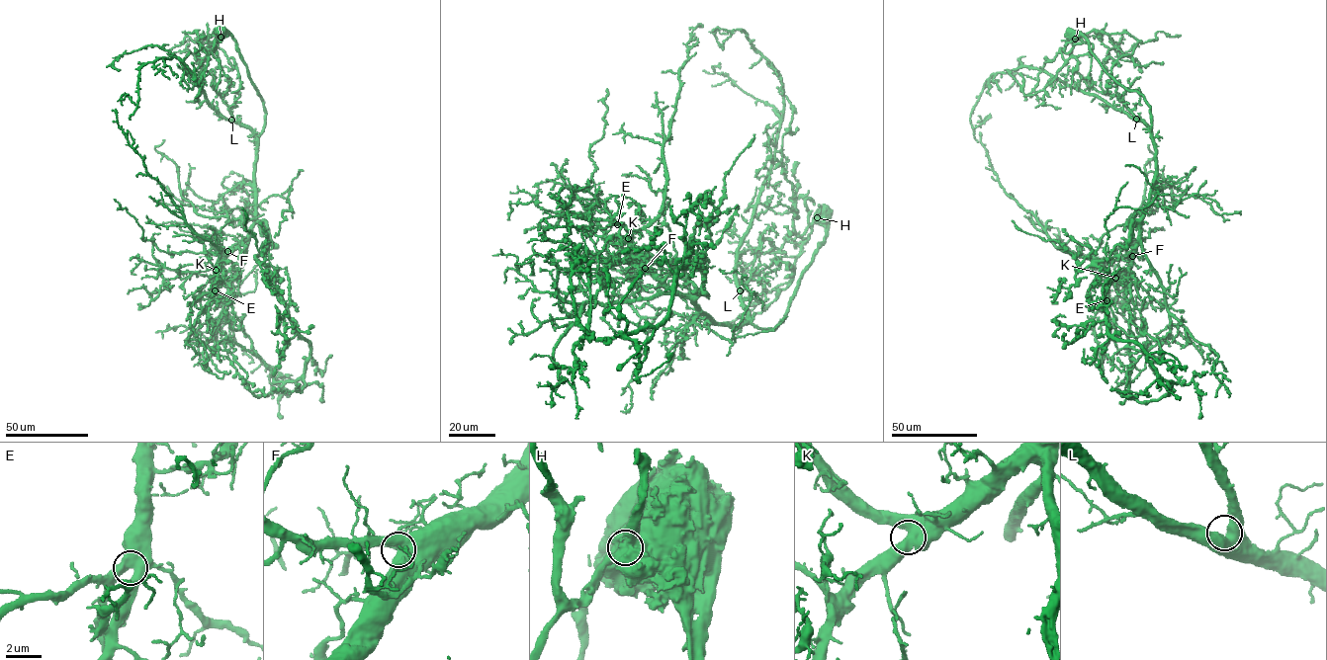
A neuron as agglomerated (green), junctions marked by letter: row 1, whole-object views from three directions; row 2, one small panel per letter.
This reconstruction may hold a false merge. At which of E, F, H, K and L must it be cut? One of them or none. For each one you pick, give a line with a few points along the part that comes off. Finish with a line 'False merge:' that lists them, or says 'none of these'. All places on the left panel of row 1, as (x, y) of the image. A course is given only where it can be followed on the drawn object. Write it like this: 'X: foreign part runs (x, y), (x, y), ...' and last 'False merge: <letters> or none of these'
H: foreign part runs (221, 37), (215, 50), (208, 53), (207, 69), (199, 85), (183, 61), (169, 56)
False merge: H

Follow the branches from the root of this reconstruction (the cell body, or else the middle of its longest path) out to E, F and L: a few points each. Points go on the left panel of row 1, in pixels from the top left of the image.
E: (220, 33), (231, 35), (266, 112), (255, 165), (255, 221), (248, 237), (217, 268), (215, 290)
F: (220, 33), (231, 35), (266, 112), (255, 165), (255, 221), (248, 235), (227, 251)
L: (220, 33), (231, 35), (266, 112), (263, 131), (258, 135), (231, 120)

